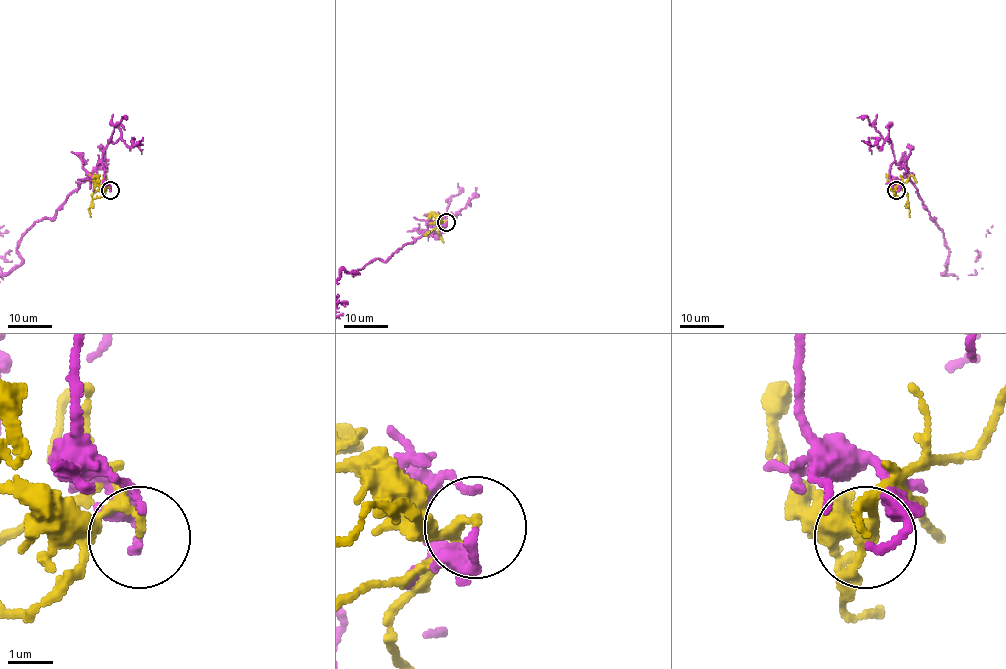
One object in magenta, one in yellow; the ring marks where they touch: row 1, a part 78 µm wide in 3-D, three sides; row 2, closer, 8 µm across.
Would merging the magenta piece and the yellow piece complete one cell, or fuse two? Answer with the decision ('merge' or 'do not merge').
do not merge

